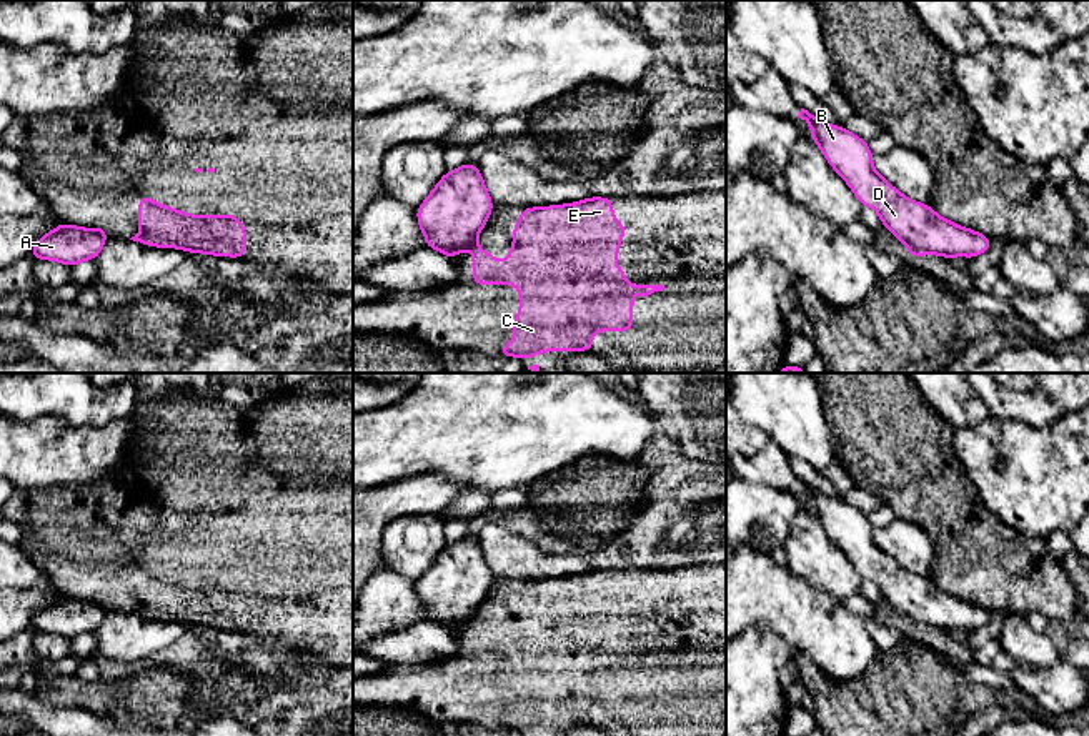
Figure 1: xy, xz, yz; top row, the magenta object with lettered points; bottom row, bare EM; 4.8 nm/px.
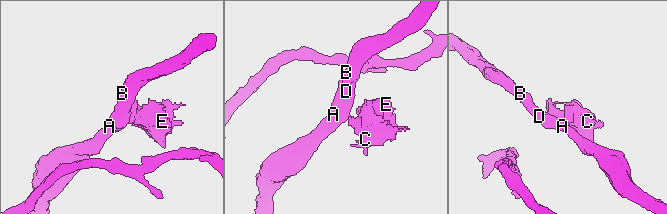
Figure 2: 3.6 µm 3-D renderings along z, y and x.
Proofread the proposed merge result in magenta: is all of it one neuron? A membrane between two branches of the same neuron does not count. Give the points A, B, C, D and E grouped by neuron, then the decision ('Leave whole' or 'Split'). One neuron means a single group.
Groups: A B D / C E. Split

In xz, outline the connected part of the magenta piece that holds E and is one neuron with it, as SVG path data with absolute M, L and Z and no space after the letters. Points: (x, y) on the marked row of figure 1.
M589 196L583 201L523 208L513 226L513 250L501 265L481 251L475 238L475 285L516 285L520 313L513 320L513 343L500 346L500 356L530 358L541 351L593 351L594 331L633 331L633 293L649 298L663 285L628 285L626 273L614 263L626 226L613 215L611 198Z

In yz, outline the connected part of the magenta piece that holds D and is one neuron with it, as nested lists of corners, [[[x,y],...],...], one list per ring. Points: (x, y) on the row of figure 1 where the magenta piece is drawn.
[[[804,108],[799,118],[809,123],[811,140],[833,170],[844,178],[863,206],[878,211],[883,225],[908,246],[911,258],[926,253],[976,258],[991,248],[991,238],[959,226],[939,216],[932,206],[899,193],[874,170],[873,152],[863,138],[819,120]]]

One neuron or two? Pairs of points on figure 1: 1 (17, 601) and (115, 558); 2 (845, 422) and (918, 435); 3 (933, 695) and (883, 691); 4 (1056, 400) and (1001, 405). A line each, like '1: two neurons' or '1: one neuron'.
1: two neurons
2: one neuron
3: one neuron
4: one neuron

